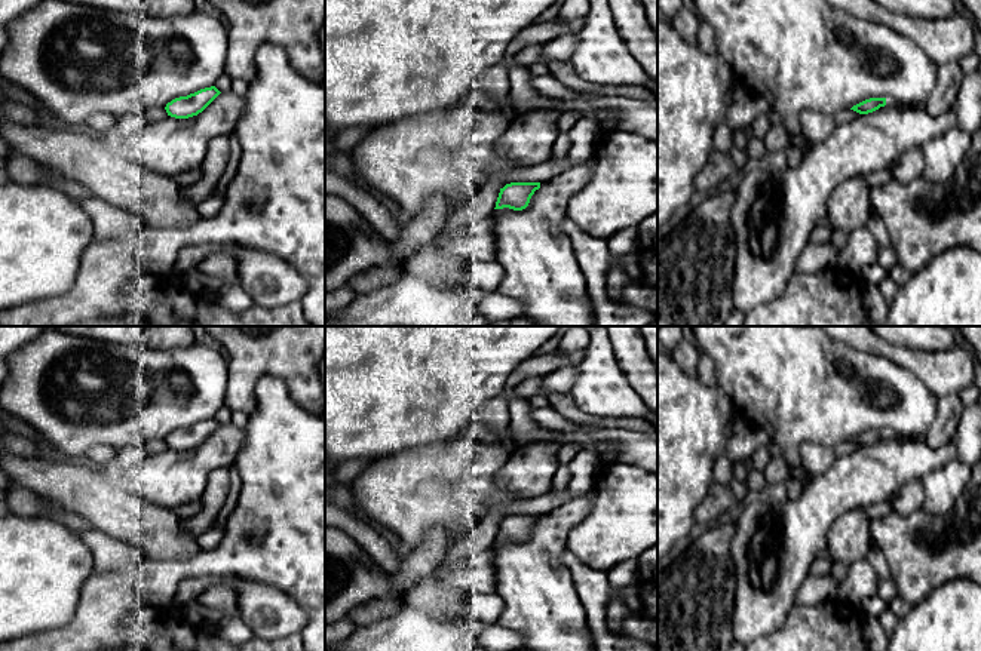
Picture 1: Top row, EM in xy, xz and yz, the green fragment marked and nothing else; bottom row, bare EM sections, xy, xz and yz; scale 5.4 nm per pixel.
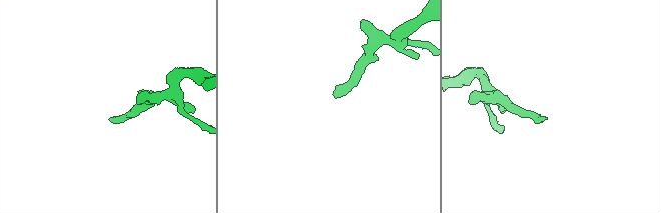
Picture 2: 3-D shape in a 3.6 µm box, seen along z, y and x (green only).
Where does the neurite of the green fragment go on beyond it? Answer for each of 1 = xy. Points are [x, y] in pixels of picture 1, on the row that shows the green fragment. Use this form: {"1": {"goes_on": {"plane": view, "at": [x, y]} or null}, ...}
{"1": {"goes_on": null}}

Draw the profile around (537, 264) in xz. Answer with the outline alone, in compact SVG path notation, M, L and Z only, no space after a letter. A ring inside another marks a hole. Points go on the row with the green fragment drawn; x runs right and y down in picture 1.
M594 159L571 166L540 184L522 211L494 209L493 261L502 267L496 291L519 300L522 316L536 326L595 326L585 277L574 258L568 236L562 230L568 200L586 185Z

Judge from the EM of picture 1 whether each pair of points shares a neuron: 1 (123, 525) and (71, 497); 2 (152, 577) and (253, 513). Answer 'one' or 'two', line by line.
1: one
2: one

